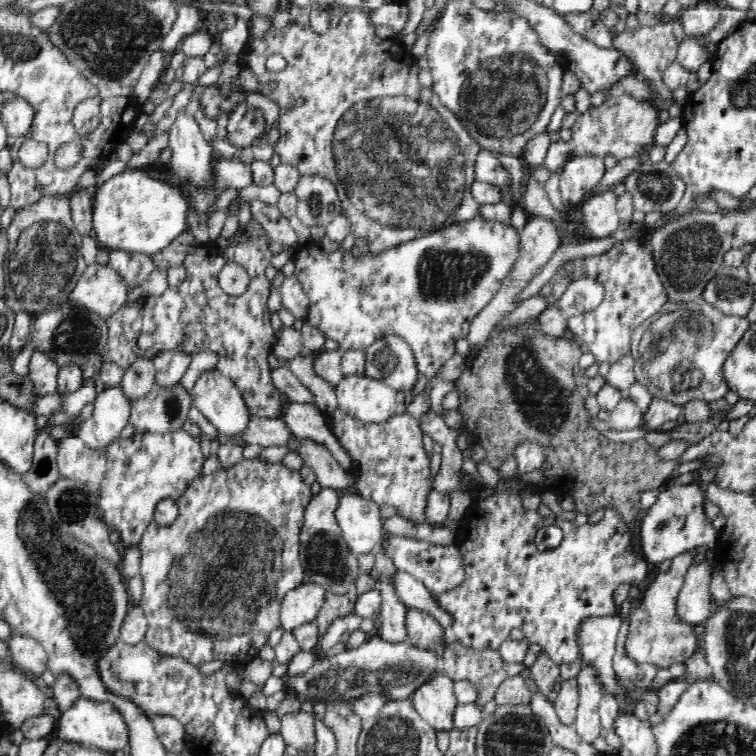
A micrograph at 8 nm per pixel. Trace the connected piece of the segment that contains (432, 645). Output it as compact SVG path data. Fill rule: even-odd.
M407 608L407 612L408 643L439 654L446 642L446 630L426 612L414 608Z

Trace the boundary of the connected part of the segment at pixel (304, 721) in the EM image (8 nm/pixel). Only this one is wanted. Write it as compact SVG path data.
M303 711L288 712L280 718L280 734L285 744L294 746L299 752L315 746L316 735L314 734L315 715Z

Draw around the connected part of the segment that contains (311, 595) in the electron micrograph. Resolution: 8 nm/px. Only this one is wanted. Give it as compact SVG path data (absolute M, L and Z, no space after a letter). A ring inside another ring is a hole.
M309 580L288 591L280 609L281 626L286 631L315 622L325 599L325 588Z

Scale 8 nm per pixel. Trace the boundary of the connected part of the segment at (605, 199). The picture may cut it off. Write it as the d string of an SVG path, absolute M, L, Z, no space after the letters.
M612 189L588 196L582 204L581 222L593 238L604 238L618 230L621 220L616 210L617 196Z

